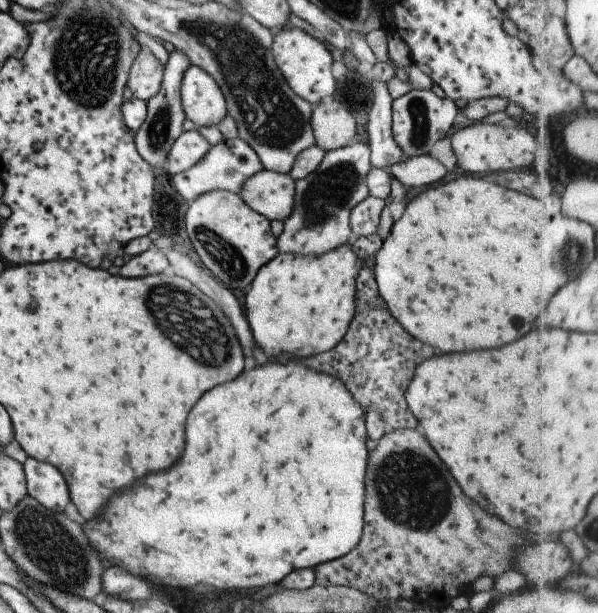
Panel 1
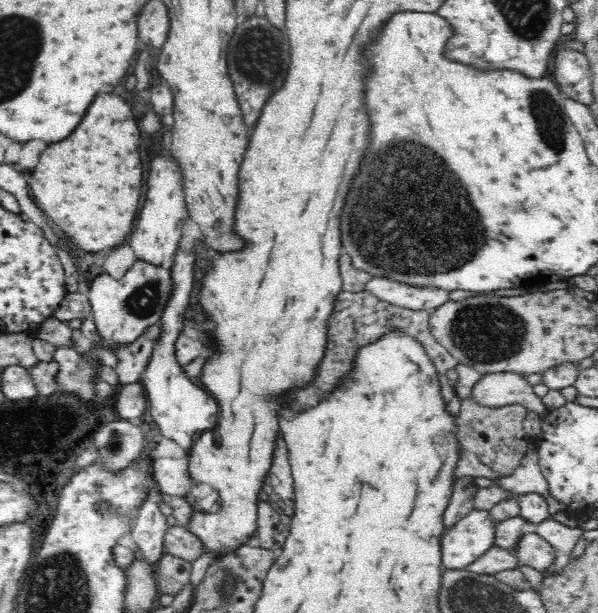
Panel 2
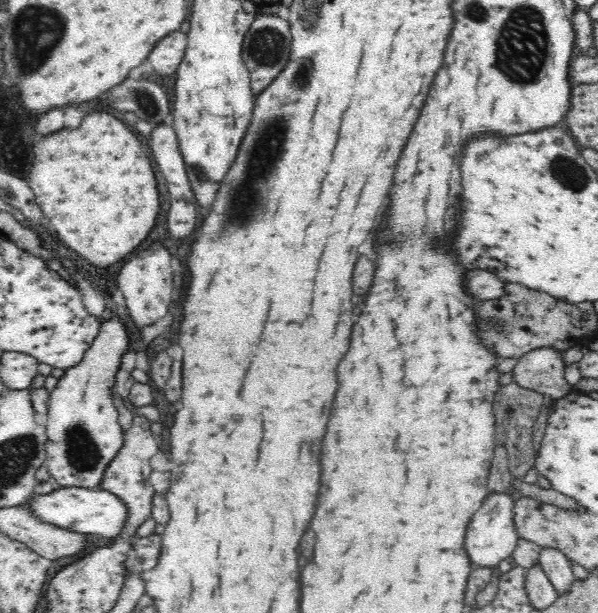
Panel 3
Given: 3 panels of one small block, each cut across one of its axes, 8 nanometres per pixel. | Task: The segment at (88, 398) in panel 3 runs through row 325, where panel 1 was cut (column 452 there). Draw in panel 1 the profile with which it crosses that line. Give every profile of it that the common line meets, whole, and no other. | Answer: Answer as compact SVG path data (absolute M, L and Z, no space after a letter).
M413 89L391 101L390 114L391 136L399 150L403 152L404 157L429 155L433 144L441 140L447 134L447 130L451 128L457 114L457 106L445 96L437 97L431 89Z

